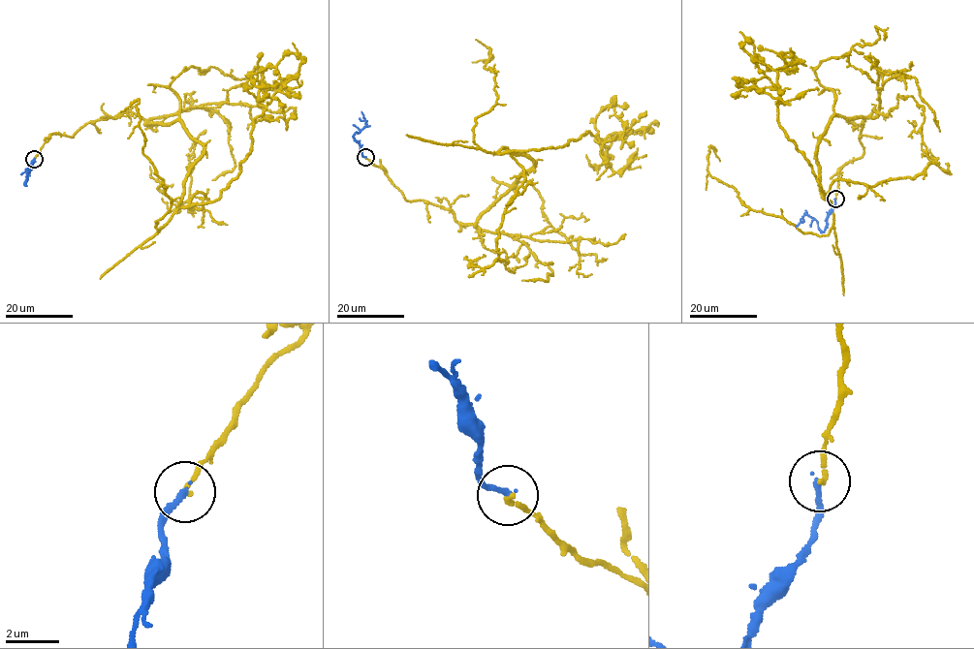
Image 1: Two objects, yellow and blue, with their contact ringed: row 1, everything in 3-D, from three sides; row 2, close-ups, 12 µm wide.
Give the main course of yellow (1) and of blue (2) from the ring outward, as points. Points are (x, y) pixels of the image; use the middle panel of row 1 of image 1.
1: (366, 157), (408, 200), (476, 226), (533, 166), (500, 149), (586, 132), (607, 147), (648, 125)
2: (365, 157), (353, 137), (365, 125), (361, 111)

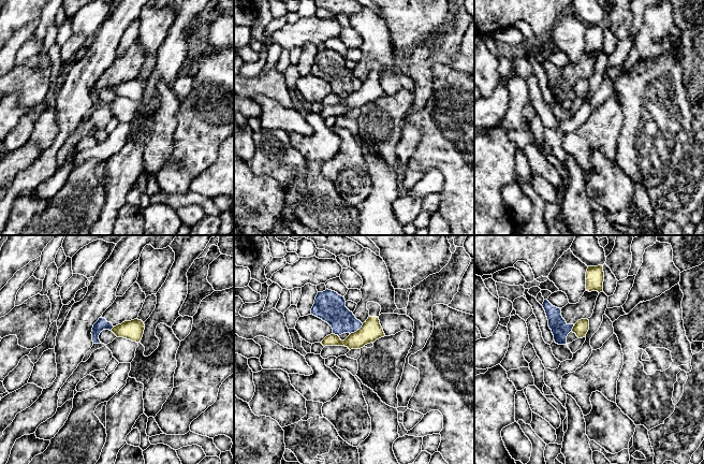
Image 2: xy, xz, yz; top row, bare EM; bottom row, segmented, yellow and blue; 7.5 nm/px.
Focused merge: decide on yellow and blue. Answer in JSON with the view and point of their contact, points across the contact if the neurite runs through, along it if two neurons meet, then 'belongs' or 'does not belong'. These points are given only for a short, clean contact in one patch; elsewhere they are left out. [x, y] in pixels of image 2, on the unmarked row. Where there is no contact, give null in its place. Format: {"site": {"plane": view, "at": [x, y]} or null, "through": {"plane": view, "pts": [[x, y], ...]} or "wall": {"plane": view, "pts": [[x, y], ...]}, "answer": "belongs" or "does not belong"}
{"site": {"plane": "xz", "at": [357, 89]}, "wall": {"plane": "xz", "pts": [[363, 83], [350, 93]]}, "answer": "does not belong"}

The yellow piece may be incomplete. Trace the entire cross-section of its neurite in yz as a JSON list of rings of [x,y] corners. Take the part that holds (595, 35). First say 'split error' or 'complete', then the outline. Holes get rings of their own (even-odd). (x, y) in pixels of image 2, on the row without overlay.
complete; [[[603,25],[588,26],[586,31],[586,49],[598,50],[599,53],[603,50],[604,31]]]

